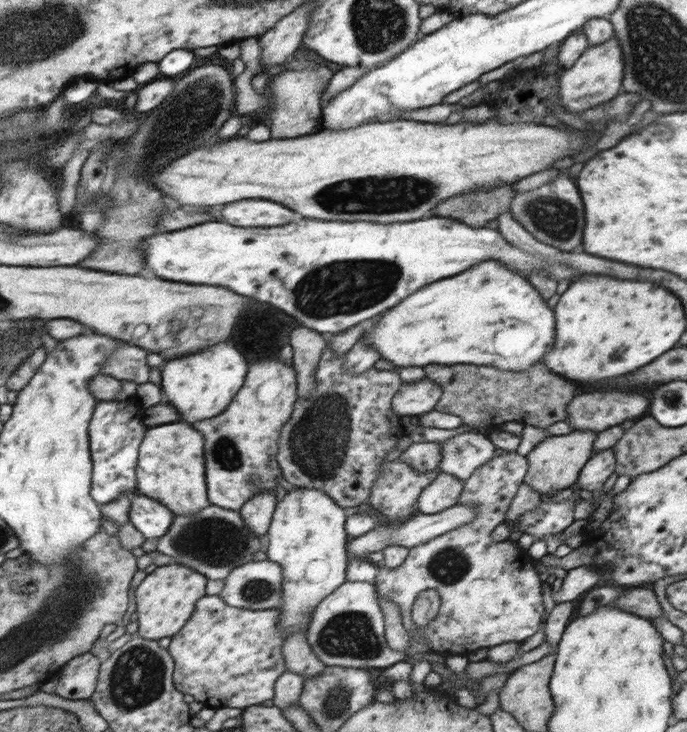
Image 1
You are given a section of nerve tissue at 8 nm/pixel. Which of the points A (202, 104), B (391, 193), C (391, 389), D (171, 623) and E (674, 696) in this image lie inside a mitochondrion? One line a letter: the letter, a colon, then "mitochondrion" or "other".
A: mitochondrion
B: mitochondrion
C: other
D: other
E: other

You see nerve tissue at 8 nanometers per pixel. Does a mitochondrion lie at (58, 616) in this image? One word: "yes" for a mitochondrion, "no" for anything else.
yes

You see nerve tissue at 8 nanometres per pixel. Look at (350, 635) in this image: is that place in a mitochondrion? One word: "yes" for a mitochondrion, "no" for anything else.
yes

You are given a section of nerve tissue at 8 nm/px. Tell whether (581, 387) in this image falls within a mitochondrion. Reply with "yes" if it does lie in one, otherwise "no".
no

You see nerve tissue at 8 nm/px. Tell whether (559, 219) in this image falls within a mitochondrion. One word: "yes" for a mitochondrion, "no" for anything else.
yes

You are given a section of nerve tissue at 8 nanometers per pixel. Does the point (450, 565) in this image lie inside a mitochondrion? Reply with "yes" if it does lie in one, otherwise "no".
yes

